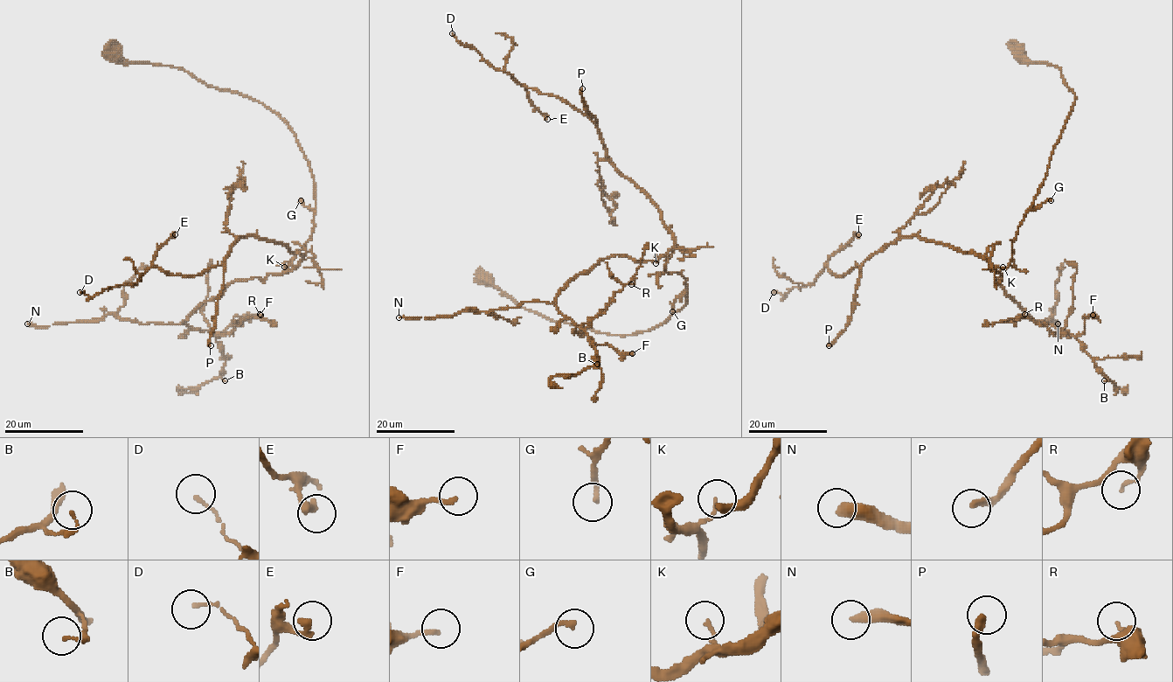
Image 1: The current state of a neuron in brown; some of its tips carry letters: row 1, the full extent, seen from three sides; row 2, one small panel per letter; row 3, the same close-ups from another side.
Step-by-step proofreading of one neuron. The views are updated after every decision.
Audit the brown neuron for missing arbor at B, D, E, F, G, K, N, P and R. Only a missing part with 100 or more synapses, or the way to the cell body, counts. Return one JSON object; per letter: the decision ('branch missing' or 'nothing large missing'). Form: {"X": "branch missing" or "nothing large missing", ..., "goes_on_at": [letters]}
{"B": "nothing large missing", "D": "nothing large missing", "E": "nothing large missing", "F": "nothing large missing", "G": "nothing large missing", "K": "nothing large missing", "N": "branch missing", "P": "branch missing", "R": "nothing large missing", "goes_on_at": ["N", "P"]}

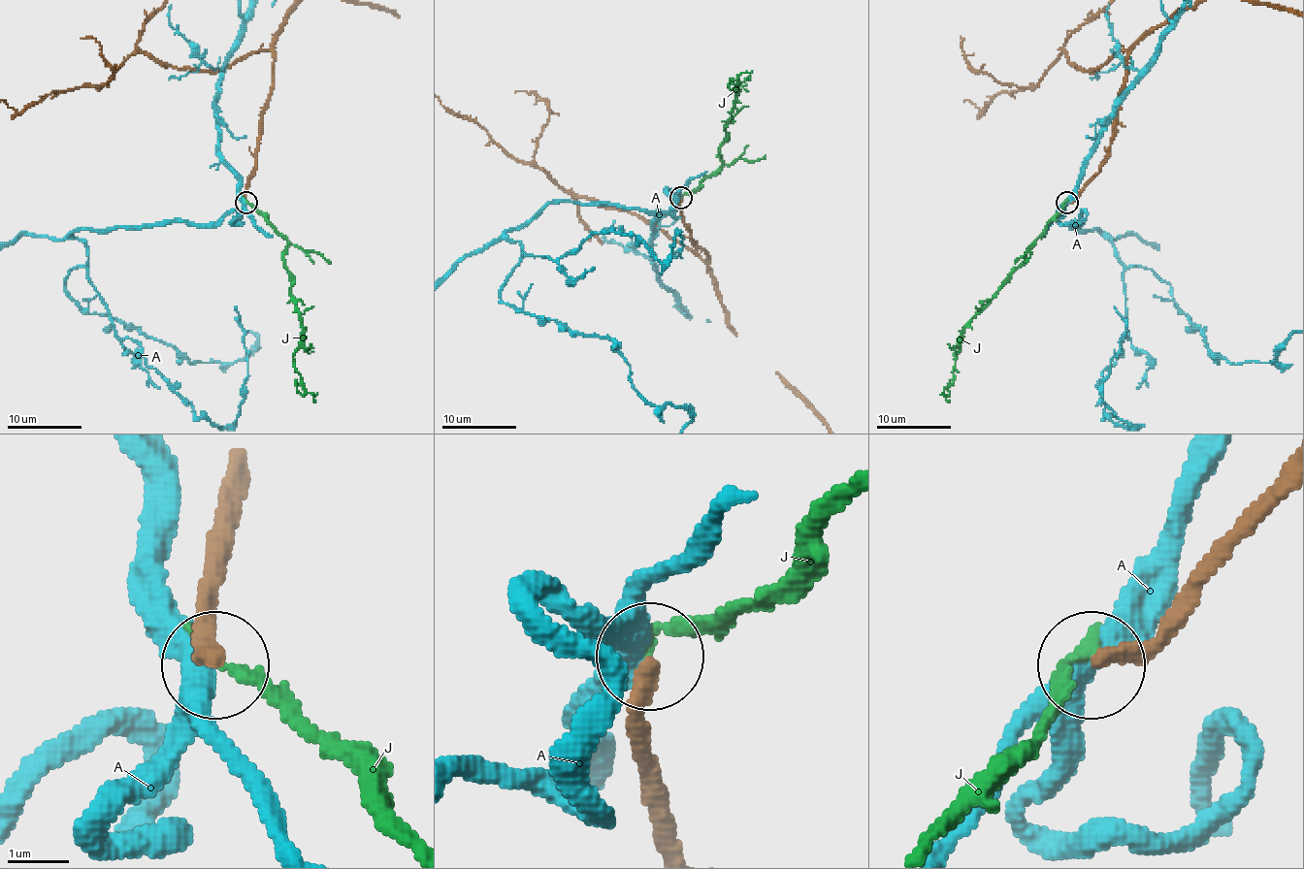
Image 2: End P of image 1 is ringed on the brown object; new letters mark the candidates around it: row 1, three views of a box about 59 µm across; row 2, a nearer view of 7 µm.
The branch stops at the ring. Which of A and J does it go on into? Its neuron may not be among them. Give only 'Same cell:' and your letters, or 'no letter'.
Same cell: no letter

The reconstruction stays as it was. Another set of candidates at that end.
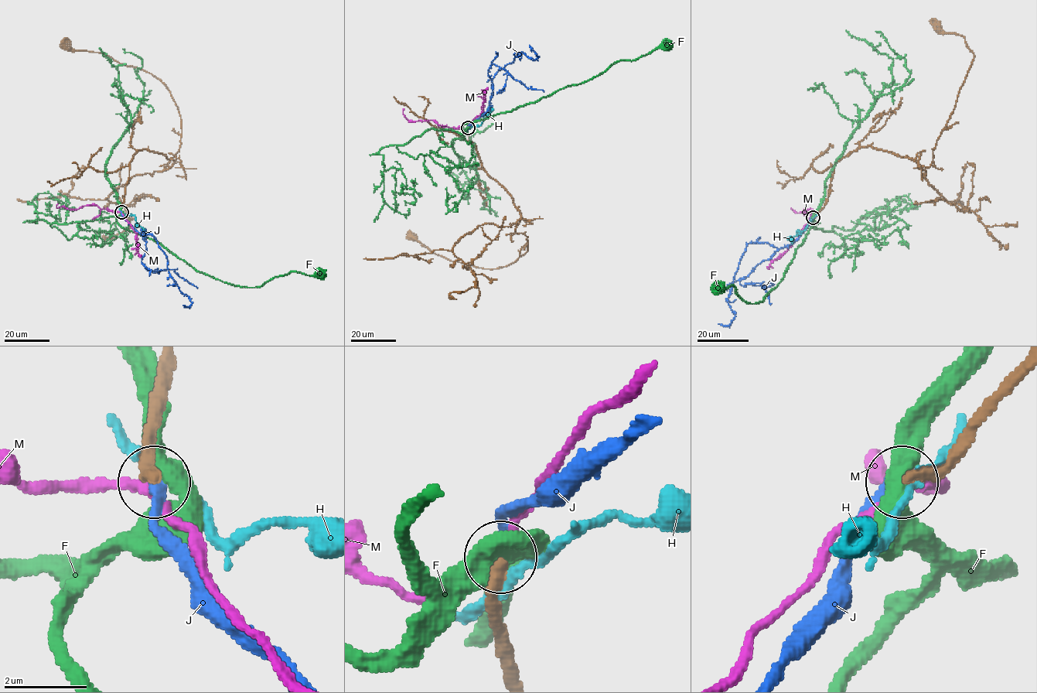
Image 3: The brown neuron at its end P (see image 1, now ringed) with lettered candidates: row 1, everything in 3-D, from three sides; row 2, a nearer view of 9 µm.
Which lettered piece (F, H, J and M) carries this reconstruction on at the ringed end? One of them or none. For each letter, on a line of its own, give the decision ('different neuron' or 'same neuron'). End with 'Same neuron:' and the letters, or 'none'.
F: different neuron
H: different neuron
J: same neuron
M: different neuron
Same neuron: J

